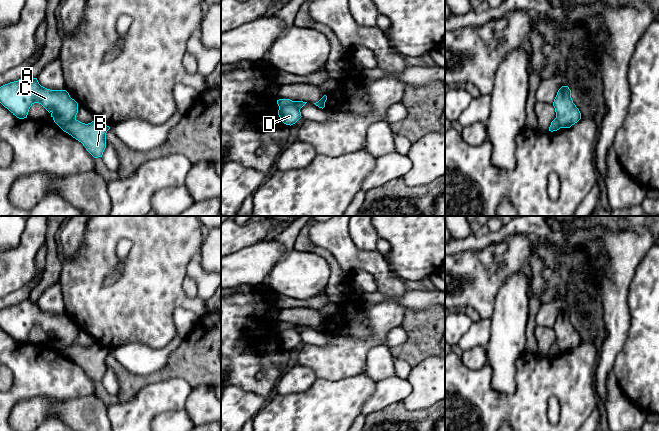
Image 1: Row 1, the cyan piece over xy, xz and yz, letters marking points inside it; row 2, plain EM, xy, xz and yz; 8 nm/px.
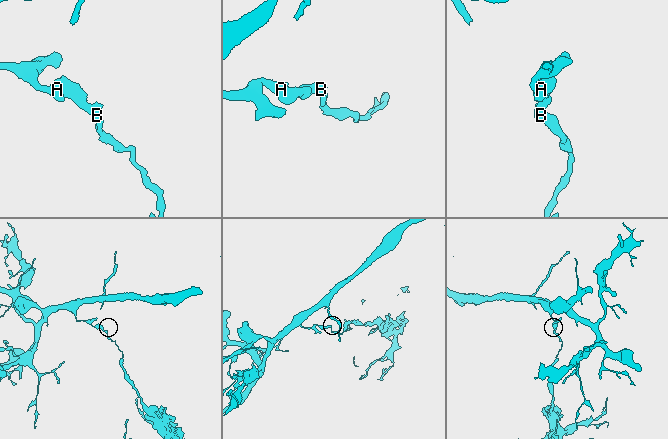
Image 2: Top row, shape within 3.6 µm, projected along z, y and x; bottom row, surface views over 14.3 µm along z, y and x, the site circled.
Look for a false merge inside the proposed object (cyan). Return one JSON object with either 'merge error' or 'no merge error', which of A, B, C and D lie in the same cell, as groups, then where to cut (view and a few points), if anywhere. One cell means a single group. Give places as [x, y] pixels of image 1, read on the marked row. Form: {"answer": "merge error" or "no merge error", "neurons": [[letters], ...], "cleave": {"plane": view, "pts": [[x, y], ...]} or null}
{"answer": "merge error", "neurons": [["A", "C", "D"], ["B"]], "cleave": {"plane": "xy", "pts": [[53, 118], [63, 122], [70, 122], [75, 119]]}}

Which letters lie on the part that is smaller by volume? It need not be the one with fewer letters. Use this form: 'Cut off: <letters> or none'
Cut off: B

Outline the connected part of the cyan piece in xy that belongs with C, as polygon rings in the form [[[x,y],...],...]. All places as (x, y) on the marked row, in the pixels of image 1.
[[[30,74],[0,87],[0,103],[19,119],[27,118],[34,103],[41,104],[53,119],[69,123],[76,119],[78,103],[66,90],[41,86]]]

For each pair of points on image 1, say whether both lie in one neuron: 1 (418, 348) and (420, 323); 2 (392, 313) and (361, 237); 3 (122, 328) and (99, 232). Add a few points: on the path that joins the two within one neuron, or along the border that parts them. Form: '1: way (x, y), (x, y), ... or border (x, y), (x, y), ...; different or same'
1: way (420, 342), (420, 329); same
2: border (350, 233), (352, 242), (358, 248), (376, 251); different
3: way (100, 304), (99, 256); same

